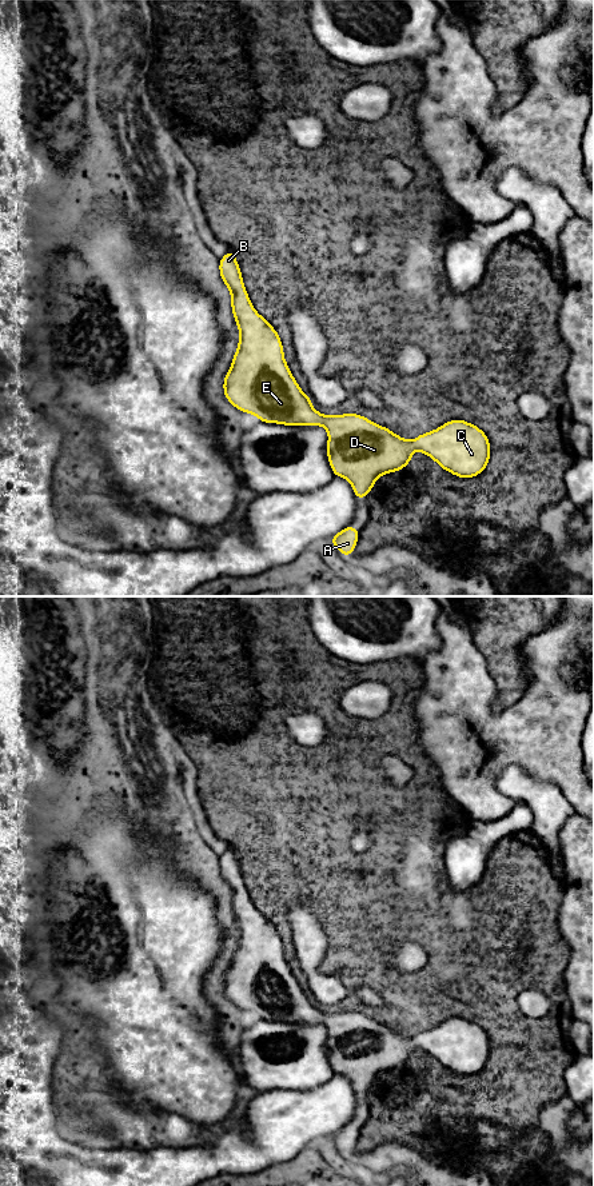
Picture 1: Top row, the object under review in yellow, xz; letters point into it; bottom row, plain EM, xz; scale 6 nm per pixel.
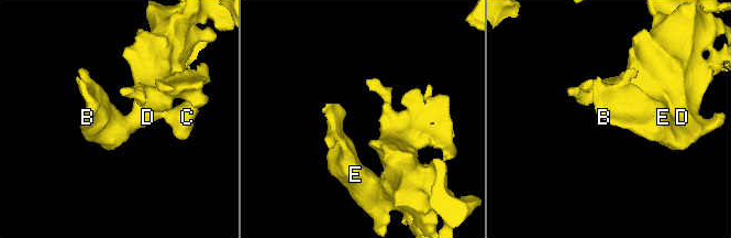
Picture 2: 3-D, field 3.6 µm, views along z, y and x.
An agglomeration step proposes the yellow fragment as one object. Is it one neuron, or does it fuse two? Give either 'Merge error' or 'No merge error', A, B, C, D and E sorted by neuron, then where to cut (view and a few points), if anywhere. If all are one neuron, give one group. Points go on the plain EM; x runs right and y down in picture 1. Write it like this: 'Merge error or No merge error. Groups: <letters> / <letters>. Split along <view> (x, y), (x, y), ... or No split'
No merge error. Groups: A B C D E. No split

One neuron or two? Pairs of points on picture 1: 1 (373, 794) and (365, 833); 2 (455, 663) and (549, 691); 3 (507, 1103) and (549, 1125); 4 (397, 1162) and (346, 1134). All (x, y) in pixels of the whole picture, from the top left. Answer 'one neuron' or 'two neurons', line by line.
1: two neurons
2: one neuron
3: two neurons
4: one neuron

